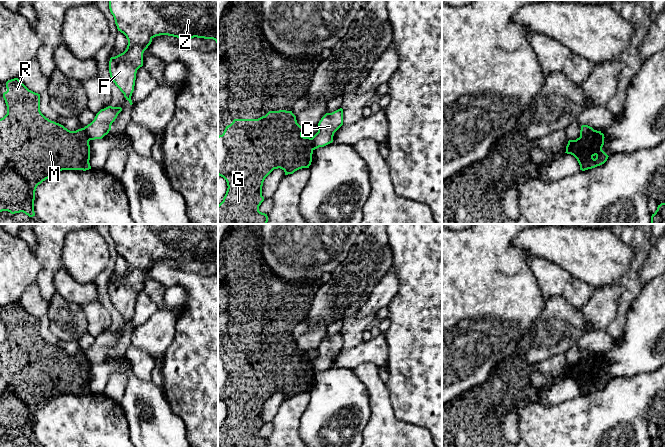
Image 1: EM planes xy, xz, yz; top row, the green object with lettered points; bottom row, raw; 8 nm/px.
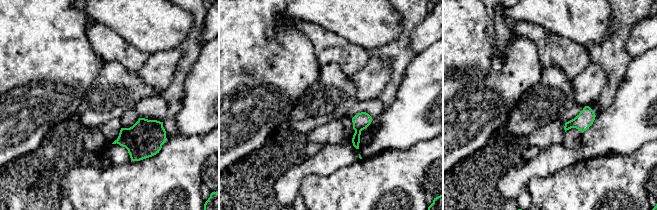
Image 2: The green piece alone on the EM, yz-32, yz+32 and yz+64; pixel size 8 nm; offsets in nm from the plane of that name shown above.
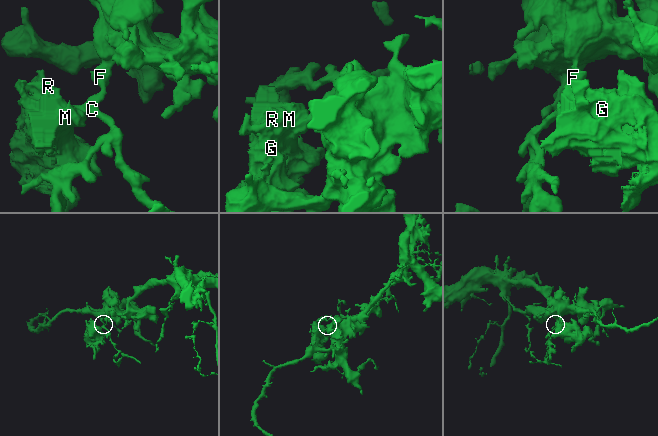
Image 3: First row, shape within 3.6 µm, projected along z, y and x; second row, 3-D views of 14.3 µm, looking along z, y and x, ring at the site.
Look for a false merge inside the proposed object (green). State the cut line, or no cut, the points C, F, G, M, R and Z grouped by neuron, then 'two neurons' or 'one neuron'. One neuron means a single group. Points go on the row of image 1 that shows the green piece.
cut in yz along (594, 130), (580, 136); C F Z / G M R; two neurons

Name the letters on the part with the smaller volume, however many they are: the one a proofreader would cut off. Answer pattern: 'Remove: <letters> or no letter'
Remove: G, M, R

